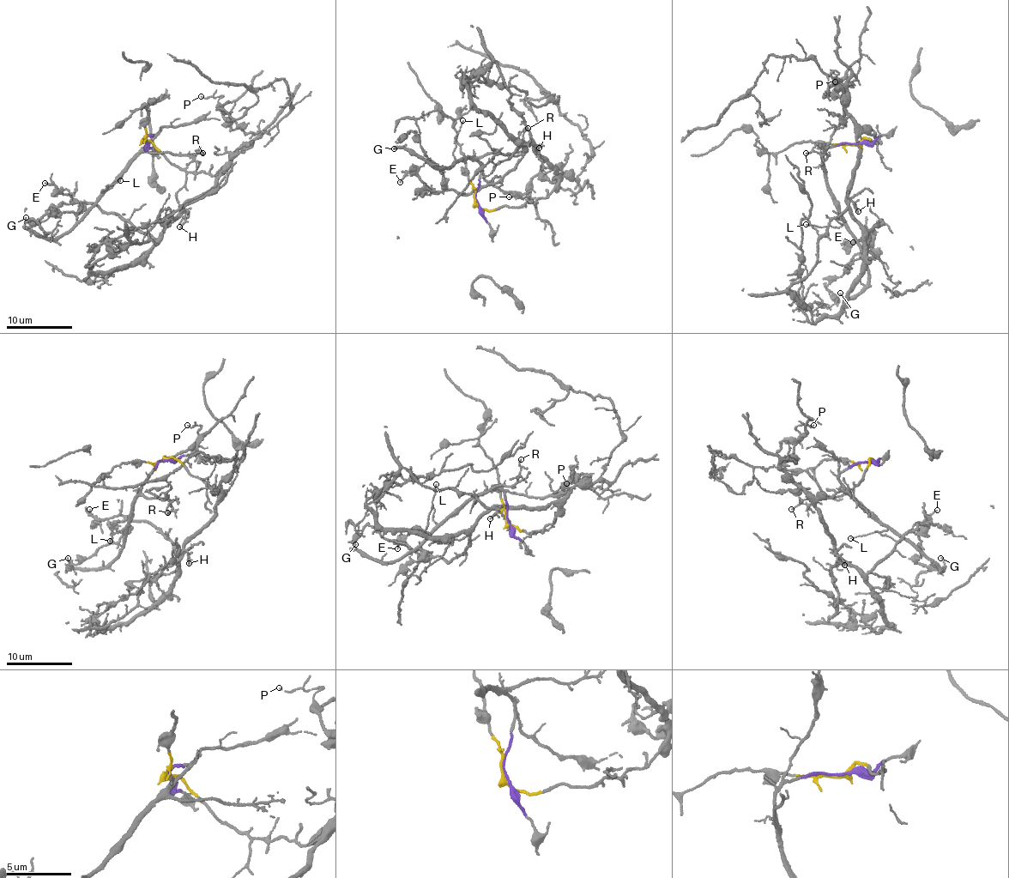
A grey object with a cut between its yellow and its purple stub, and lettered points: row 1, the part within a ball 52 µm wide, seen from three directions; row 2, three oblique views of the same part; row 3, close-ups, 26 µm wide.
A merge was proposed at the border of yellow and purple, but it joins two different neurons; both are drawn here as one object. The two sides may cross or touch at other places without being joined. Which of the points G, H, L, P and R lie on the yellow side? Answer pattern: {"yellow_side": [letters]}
{"yellow_side": ["H", "P"]}

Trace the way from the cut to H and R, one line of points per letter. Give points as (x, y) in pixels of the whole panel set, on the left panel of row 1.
H: (144, 140), (154, 142), (169, 162), (188, 172), (222, 173), (218, 184), (183, 207), (187, 211), (180, 227)
R: (144, 140), (148, 134), (155, 136), (146, 149), (190, 157), (196, 151), (202, 154)

